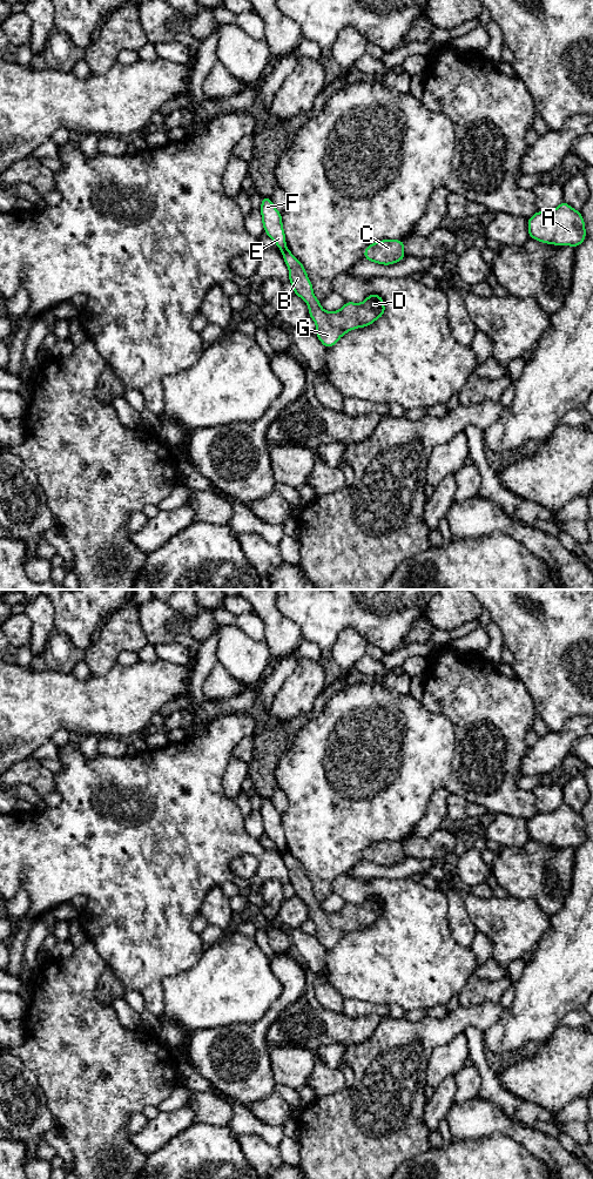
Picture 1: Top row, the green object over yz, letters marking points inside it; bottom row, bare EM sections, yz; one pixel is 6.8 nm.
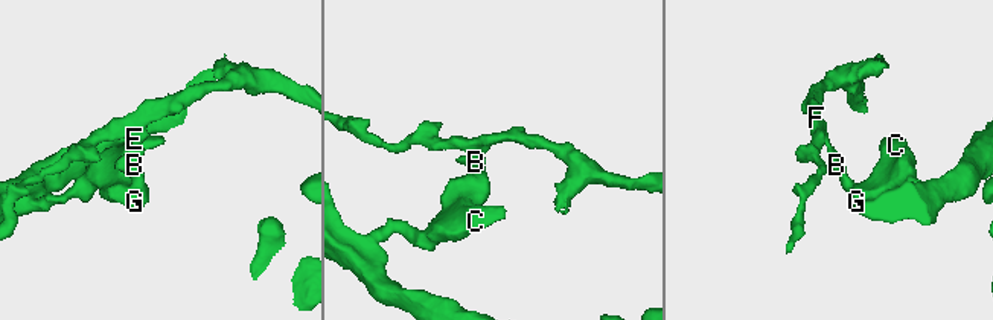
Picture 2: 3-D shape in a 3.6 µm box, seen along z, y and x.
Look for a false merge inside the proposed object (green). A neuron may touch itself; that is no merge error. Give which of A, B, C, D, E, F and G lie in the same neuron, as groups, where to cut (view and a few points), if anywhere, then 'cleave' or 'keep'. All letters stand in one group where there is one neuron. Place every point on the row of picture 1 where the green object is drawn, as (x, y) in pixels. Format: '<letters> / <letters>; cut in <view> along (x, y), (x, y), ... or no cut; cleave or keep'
A E F / B C D G; cut in yz along (287, 248), (282, 251); cleave

